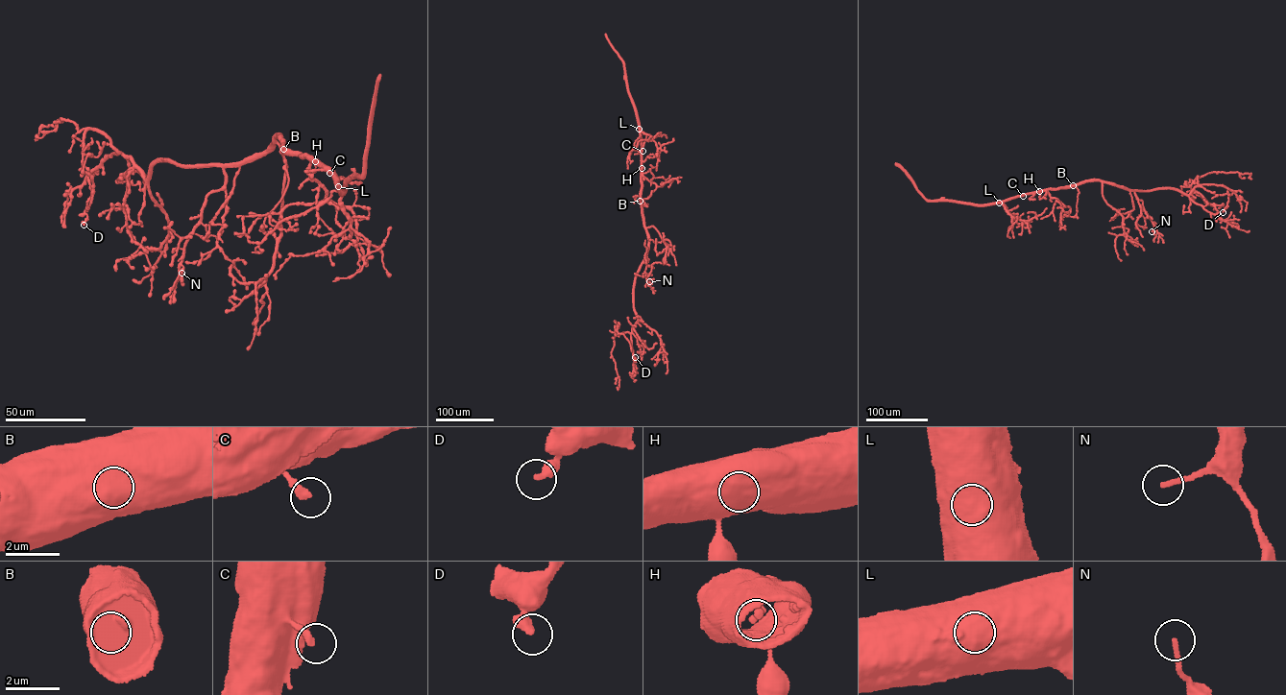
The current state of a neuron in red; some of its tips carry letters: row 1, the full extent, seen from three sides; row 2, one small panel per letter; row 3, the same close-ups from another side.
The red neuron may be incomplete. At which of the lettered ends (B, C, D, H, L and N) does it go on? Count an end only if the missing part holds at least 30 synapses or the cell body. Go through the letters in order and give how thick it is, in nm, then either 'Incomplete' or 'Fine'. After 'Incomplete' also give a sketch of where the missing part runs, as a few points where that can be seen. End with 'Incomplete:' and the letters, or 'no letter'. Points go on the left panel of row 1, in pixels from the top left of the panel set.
B: Thickness 190 nm. Fine
C: Thickness 280 nm. Incomplete. Course of what is missing: (329, 173), (319, 200)
D: Thickness 360 nm. Fine
H: Thickness 190 nm. Fine
L: Thickness 170 nm. Fine
N: Thickness 150 nm. Fine
Incomplete: C

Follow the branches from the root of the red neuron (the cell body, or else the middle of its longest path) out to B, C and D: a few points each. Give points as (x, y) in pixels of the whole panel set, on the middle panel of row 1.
B: (643, 217), (640, 201)
C: (643, 217), (641, 199), (642, 151)
D: (643, 217), (648, 242), (645, 257), (636, 275), (634, 287), (637, 320), (631, 335), (633, 366), (635, 357)

